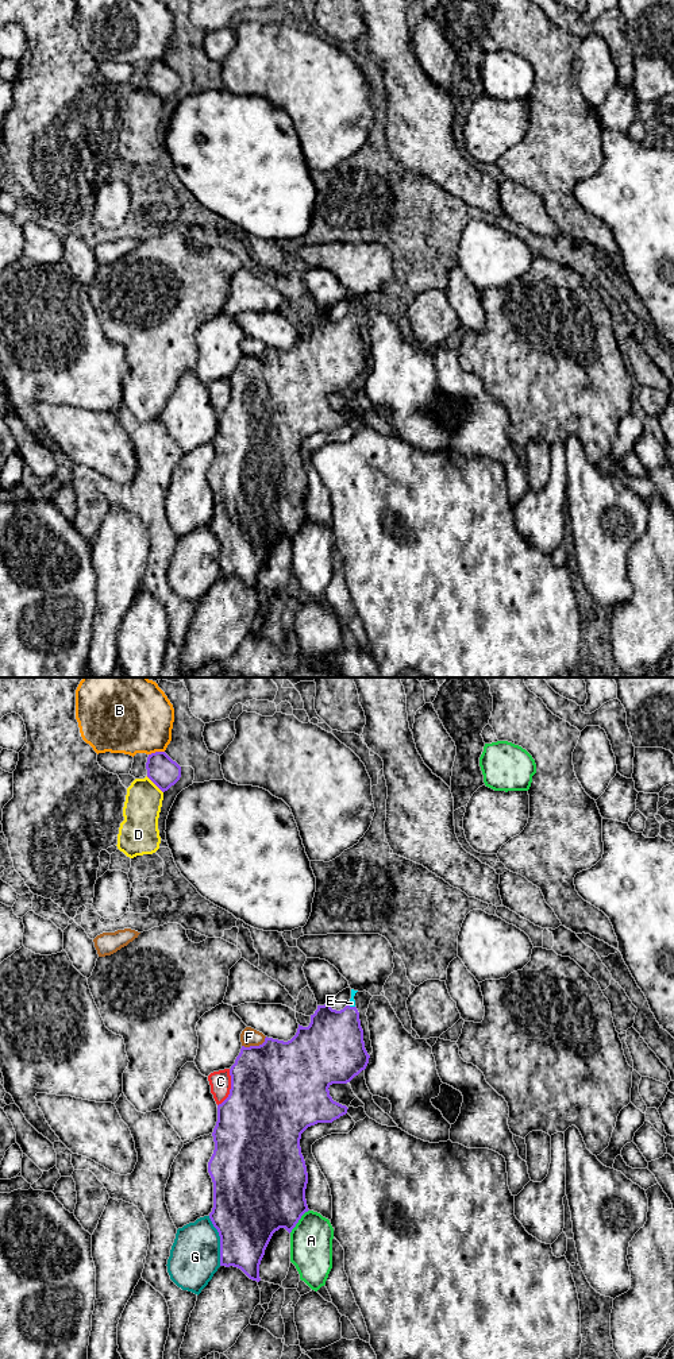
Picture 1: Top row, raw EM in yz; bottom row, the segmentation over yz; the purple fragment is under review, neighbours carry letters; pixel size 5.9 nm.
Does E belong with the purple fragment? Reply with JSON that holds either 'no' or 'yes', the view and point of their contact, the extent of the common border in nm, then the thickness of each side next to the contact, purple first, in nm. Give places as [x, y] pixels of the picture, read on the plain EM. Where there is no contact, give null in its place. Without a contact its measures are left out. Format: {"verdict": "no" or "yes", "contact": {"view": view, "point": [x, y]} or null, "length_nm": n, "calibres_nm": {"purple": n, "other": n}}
{"verdict": "yes", "contact": {"view": "yz", "point": [351, 316]}, "length_nm": 50, "calibres_nm": {"purple": 360, "other": 50}}

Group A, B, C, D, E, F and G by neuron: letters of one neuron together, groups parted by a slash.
A / B / C / D / E / F / G

